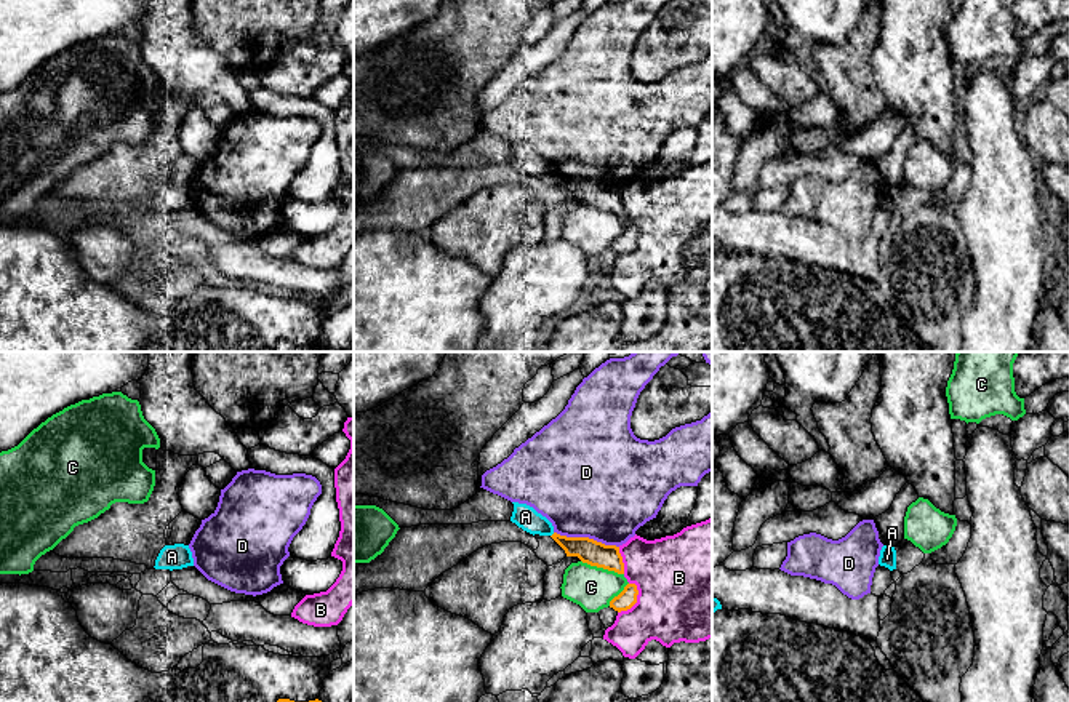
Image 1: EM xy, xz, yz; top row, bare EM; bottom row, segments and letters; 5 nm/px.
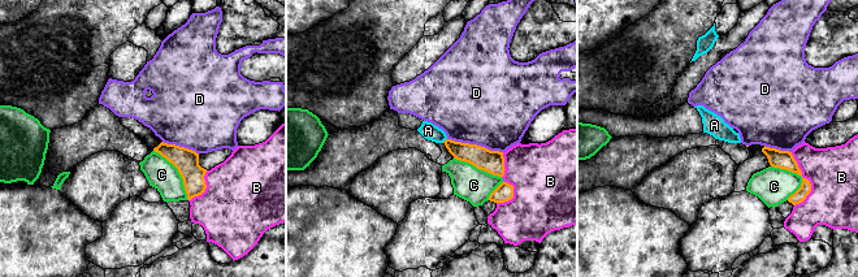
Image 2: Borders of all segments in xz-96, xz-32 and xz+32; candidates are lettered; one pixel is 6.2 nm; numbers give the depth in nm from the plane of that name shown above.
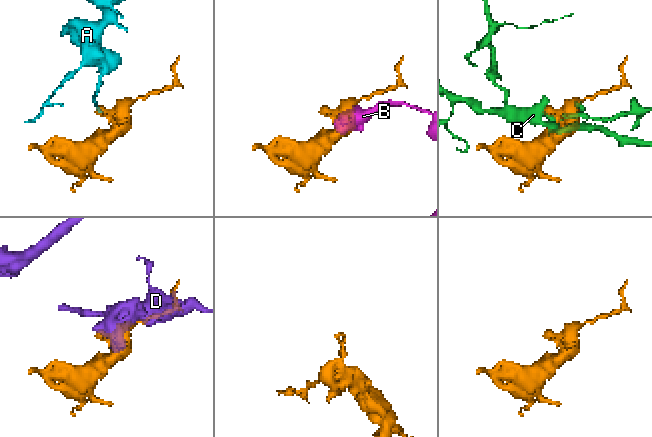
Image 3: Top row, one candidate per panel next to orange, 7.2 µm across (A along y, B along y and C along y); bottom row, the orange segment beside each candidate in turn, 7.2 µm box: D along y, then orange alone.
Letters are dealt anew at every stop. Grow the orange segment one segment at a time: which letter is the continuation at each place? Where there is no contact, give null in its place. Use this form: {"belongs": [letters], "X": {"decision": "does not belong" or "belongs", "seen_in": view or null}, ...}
{"belongs": [], "A": {"decision": "does not belong", "seen_in": "xz"}, "B": {"decision": "does not belong", "seen_in": "xz"}, "C": {"decision": "does not belong", "seen_in": "xz"}, "D": {"decision": "does not belong", "seen_in": "xz"}}

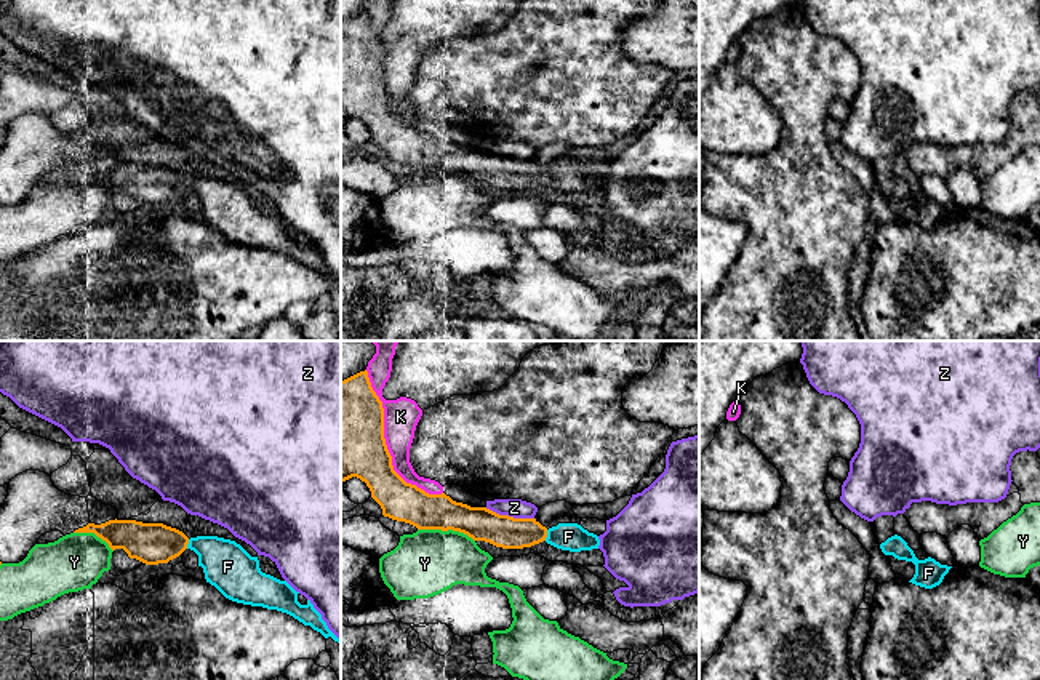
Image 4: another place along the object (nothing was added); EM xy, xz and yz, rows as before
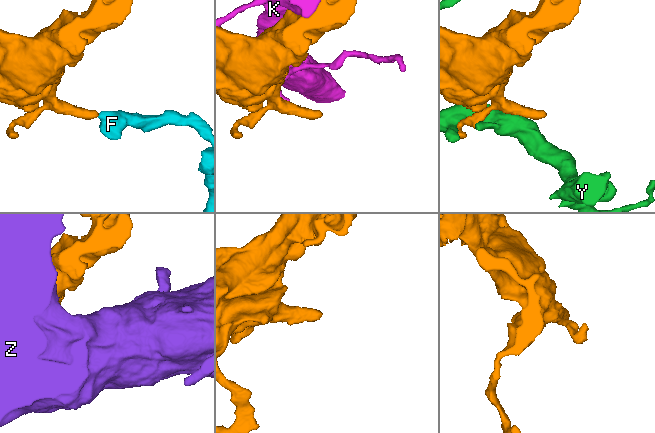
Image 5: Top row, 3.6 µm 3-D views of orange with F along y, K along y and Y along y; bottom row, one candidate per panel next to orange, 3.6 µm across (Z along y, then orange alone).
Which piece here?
{"belongs": ["F"], "F": {"decision": "belongs", "seen_in": "xz"}, "K": {"decision": "does not belong", "seen_in": "xz"}, "Y": {"decision": "does not belong", "seen_in": "xz"}, "Z": {"decision": "does not belong", "seen_in": "xz"}}

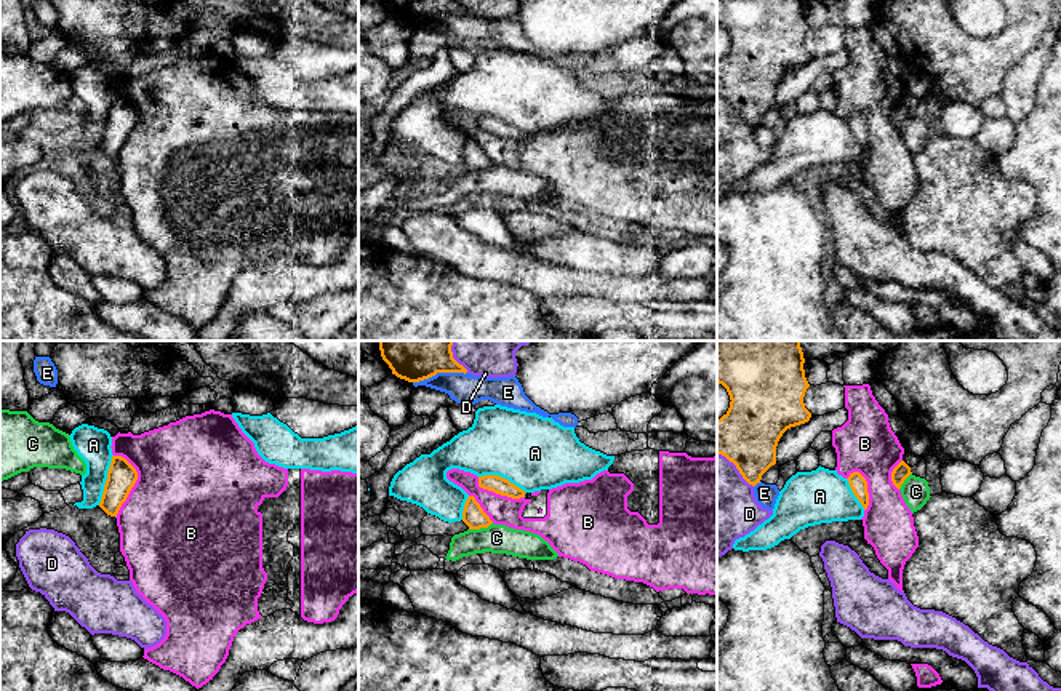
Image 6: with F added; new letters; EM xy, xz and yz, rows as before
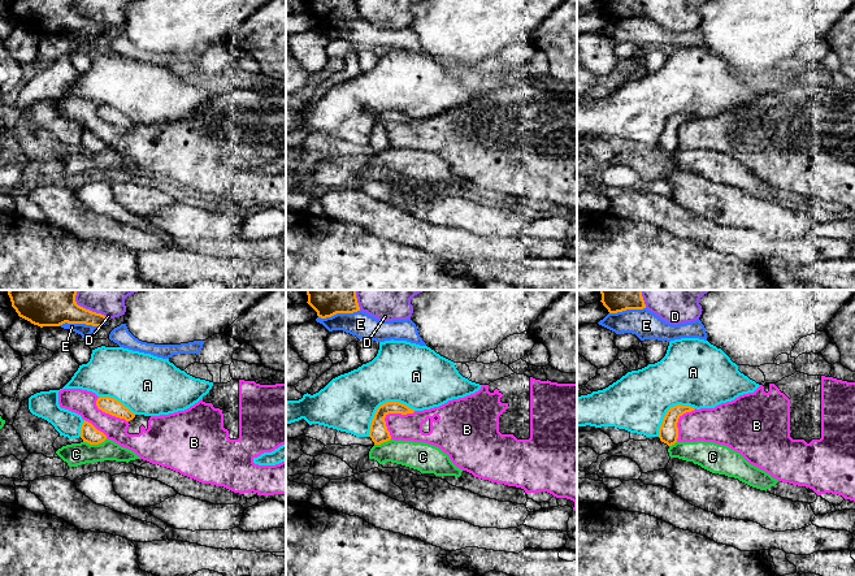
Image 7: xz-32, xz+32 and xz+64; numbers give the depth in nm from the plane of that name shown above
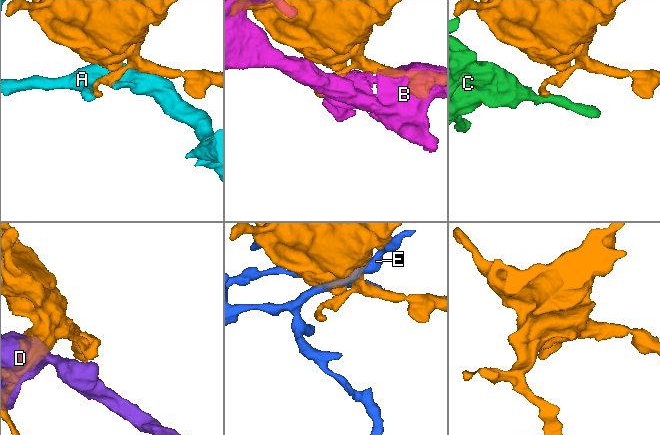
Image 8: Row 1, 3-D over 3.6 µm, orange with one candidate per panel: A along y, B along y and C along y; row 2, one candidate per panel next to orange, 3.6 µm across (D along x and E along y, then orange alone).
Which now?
{"belongs": [], "A": {"decision": "does not belong", "seen_in": "xy"}, "B": {"decision": "does not belong", "seen_in": "xy"}, "C": {"decision": "does not belong", "seen_in": "xz"}, "D": {"decision": "does not belong", "seen_in": "yz"}, "E": {"decision": "does not belong", "seen_in": "xz"}}

